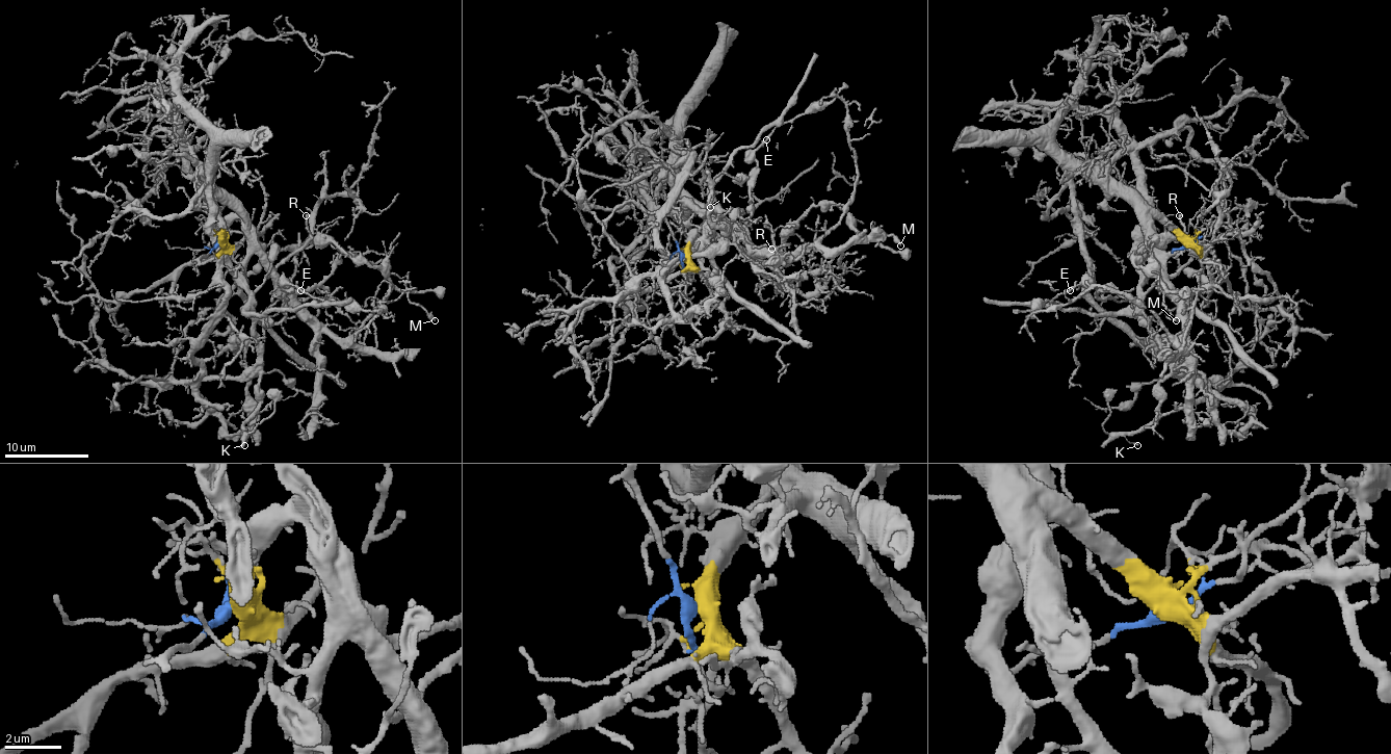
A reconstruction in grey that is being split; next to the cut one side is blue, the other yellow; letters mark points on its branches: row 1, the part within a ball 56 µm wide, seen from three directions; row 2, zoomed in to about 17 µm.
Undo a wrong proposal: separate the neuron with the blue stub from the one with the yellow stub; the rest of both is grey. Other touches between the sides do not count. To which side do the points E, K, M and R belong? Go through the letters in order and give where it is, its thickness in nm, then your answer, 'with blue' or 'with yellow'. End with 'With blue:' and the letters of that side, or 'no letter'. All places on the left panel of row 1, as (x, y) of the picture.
E: at (300, 290); 150 nm thick; with blue
K: at (244, 445); 100 nm thick; with blue
M: at (435, 320); 320 nm thick; with blue
R: at (306, 215); 200 nm thick; with blue
With blue: E, K, M, R

